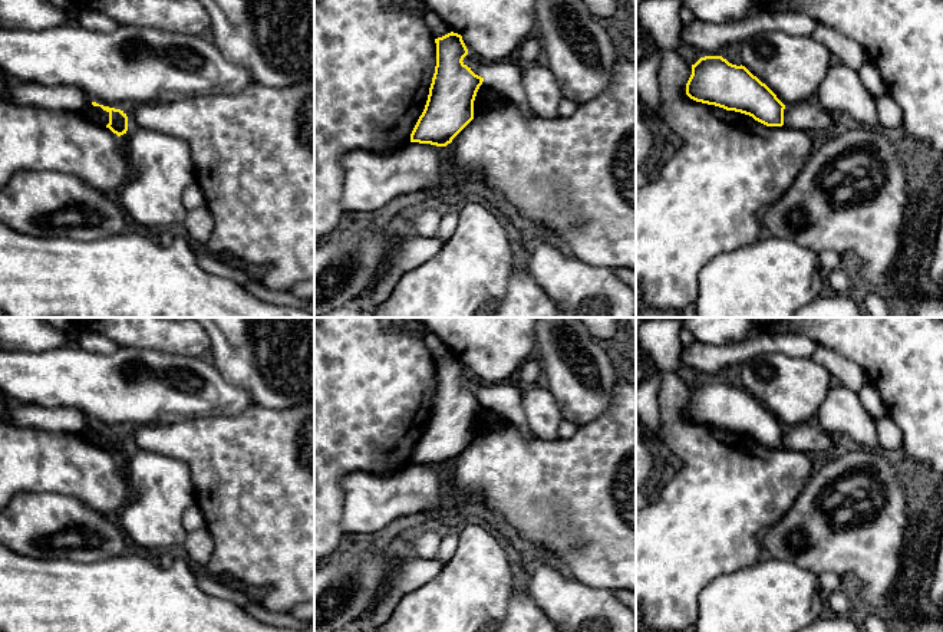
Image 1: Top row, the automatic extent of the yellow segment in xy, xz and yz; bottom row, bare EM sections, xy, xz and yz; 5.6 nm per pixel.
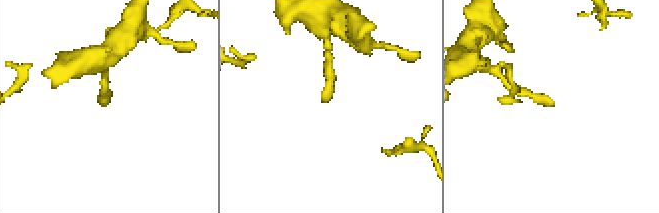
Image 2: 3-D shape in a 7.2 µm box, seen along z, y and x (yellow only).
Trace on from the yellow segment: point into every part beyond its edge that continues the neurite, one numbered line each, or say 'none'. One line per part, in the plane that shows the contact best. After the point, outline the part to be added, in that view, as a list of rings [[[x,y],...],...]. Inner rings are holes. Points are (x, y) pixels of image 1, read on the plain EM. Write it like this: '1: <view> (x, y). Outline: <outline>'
none

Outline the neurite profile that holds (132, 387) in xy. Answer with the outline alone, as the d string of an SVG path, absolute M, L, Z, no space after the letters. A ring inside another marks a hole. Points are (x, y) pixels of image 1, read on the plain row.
M78 343L40 353L0 350L0 394L13 404L73 406L82 411L89 422L115 431L131 431L149 424L178 424L194 418L234 417L254 405L251 394L228 384L208 356L171 355L149 348L119 348L111 355L99 355L82 349Z

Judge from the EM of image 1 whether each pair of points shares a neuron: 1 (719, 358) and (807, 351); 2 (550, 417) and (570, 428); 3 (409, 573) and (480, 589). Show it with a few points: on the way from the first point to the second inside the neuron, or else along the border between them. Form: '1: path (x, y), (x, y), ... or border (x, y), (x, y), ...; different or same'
1: path (741, 354), (759, 345), (785, 345); same
2: border (563, 418), (557, 435); different
3: border (444, 565), (432, 579), (404, 596); different

